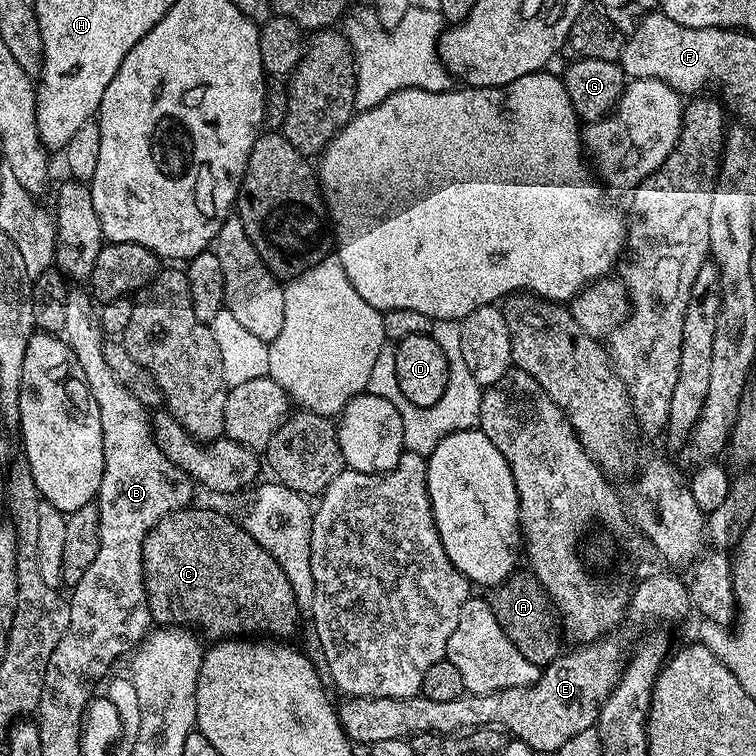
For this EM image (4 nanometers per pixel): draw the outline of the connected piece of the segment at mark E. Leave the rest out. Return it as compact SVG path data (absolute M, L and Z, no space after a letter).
M605 634L598 640L573 648L576 648L573 652L565 651L552 664L543 665L540 677L528 687L510 687L506 690L491 692L489 695L469 693L445 702L431 701L430 698L421 695L404 699L354 696L345 699L344 705L342 703L339 705L340 721L349 740L357 745L371 746L378 742L408 740L422 733L449 736L472 731L474 728L495 726L507 729L509 735L526 742L535 753L554 754L575 735L595 727L600 718L601 708L608 700L610 693L616 689L620 673L623 672L626 663L626 648L624 652L624 644L616 634Z

